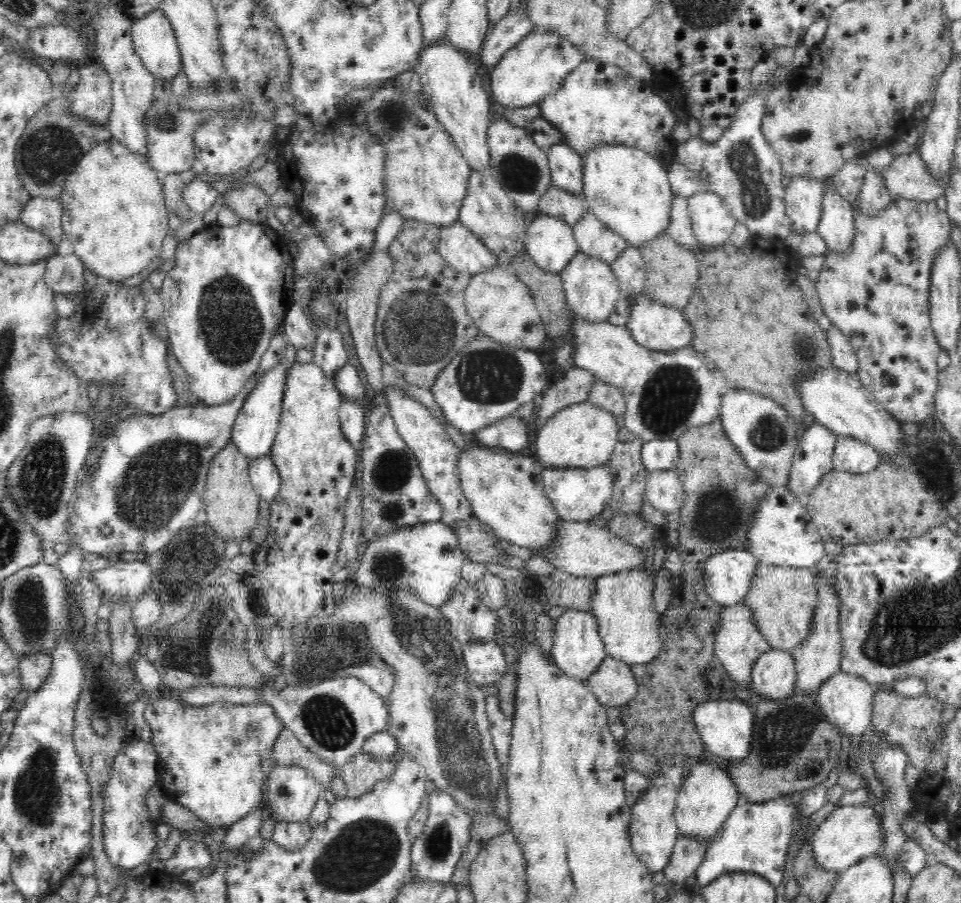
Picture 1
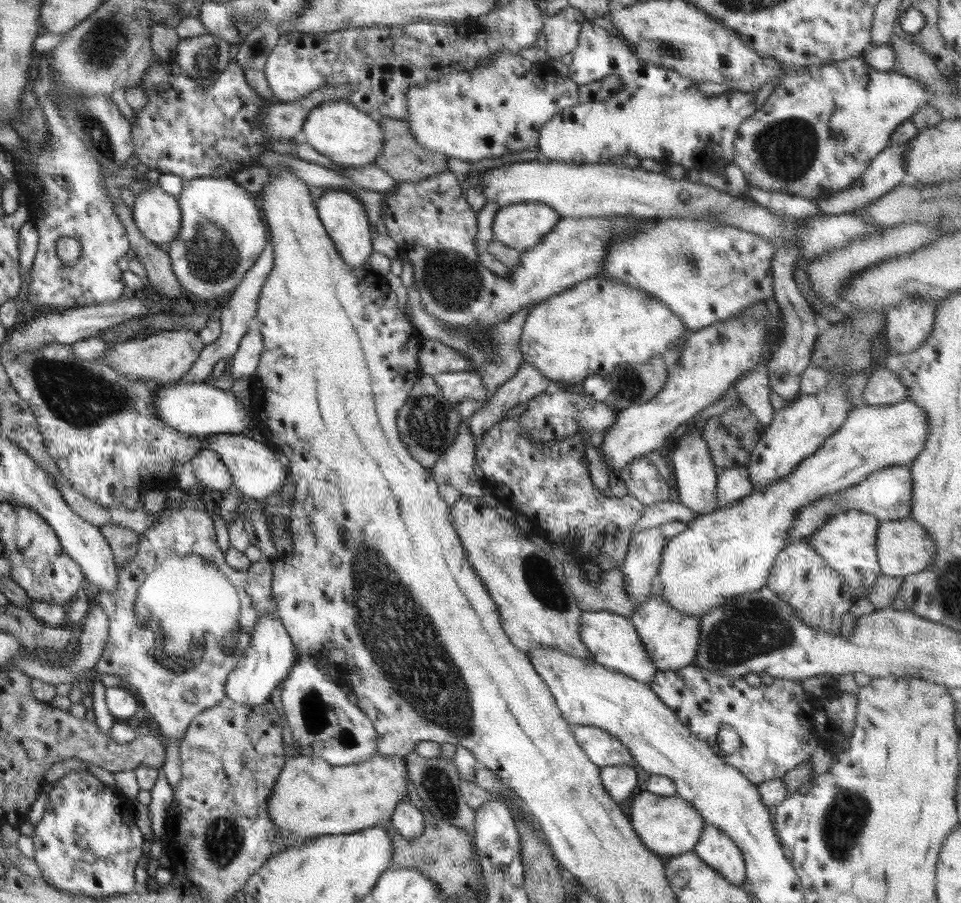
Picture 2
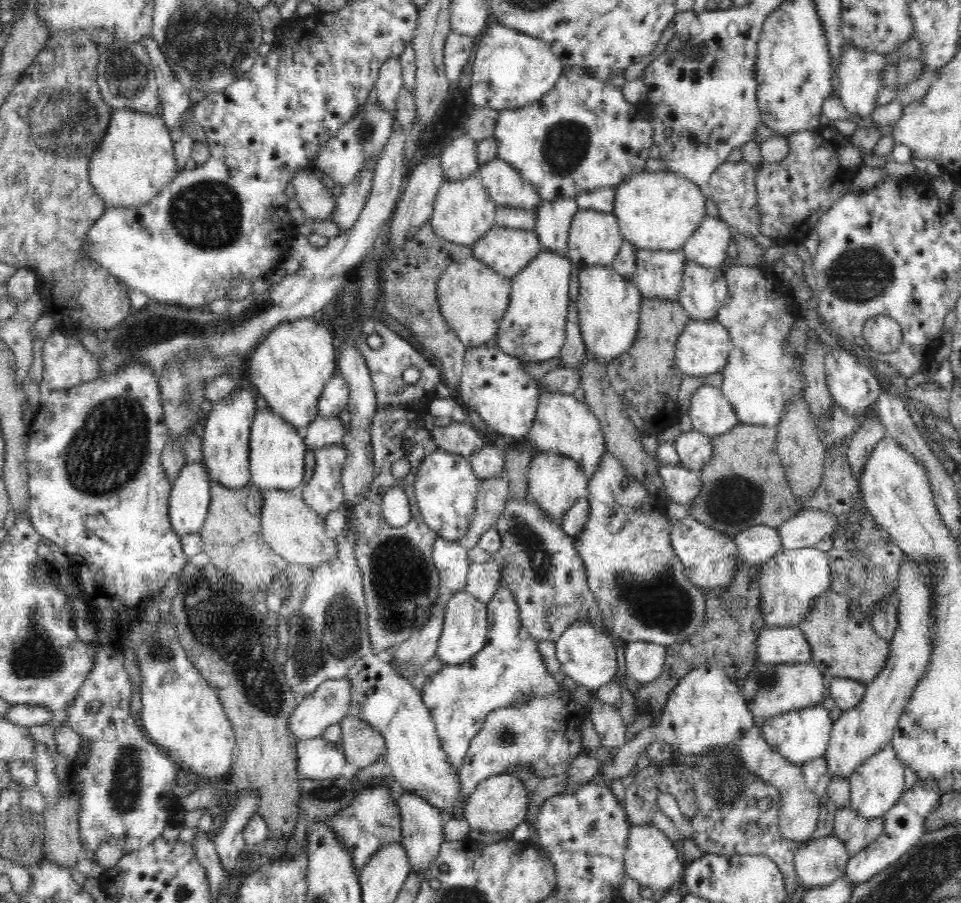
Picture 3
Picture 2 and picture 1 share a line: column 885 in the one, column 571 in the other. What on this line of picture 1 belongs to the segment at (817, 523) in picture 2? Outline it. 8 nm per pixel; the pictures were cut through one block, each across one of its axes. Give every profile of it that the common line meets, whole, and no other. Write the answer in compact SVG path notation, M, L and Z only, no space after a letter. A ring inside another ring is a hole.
M605 465L590 469L542 468L542 486L564 521L594 520L613 494L613 474Z

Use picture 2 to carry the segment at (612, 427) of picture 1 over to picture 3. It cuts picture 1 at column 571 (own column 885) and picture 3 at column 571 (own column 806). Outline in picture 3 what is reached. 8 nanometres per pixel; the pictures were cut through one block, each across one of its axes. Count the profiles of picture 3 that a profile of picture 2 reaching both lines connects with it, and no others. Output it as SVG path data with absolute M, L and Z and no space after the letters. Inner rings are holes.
M537 451L528 471L528 498L540 507L546 518L561 524L562 517L576 500L587 497L588 477L578 461L564 455Z

